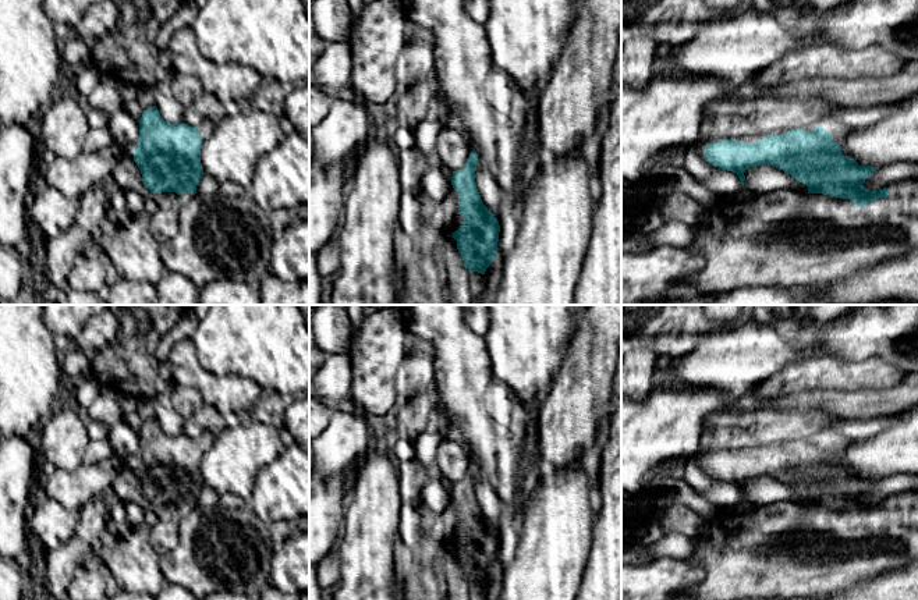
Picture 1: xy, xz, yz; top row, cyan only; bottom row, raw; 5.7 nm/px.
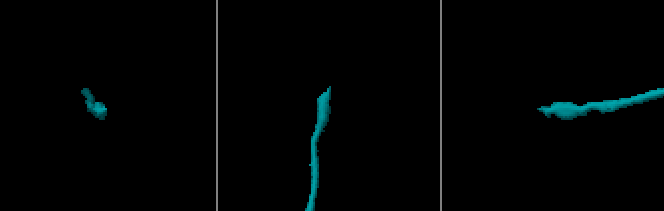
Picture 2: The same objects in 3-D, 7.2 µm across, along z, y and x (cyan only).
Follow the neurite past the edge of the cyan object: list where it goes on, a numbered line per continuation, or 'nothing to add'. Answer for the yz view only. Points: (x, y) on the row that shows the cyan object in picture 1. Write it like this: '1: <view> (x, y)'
1: yz (752, 138)

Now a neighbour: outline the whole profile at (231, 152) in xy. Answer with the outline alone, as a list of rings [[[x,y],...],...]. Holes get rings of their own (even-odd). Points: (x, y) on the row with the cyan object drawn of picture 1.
[[[245,106],[234,116],[226,116],[217,124],[212,135],[201,146],[201,164],[203,173],[216,181],[233,181],[242,188],[251,188],[259,159],[273,150],[284,138],[279,118],[256,107]]]

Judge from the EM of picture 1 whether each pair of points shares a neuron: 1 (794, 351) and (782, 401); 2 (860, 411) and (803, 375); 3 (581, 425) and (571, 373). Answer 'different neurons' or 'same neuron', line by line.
1: different neurons
2: different neurons
3: same neuron

